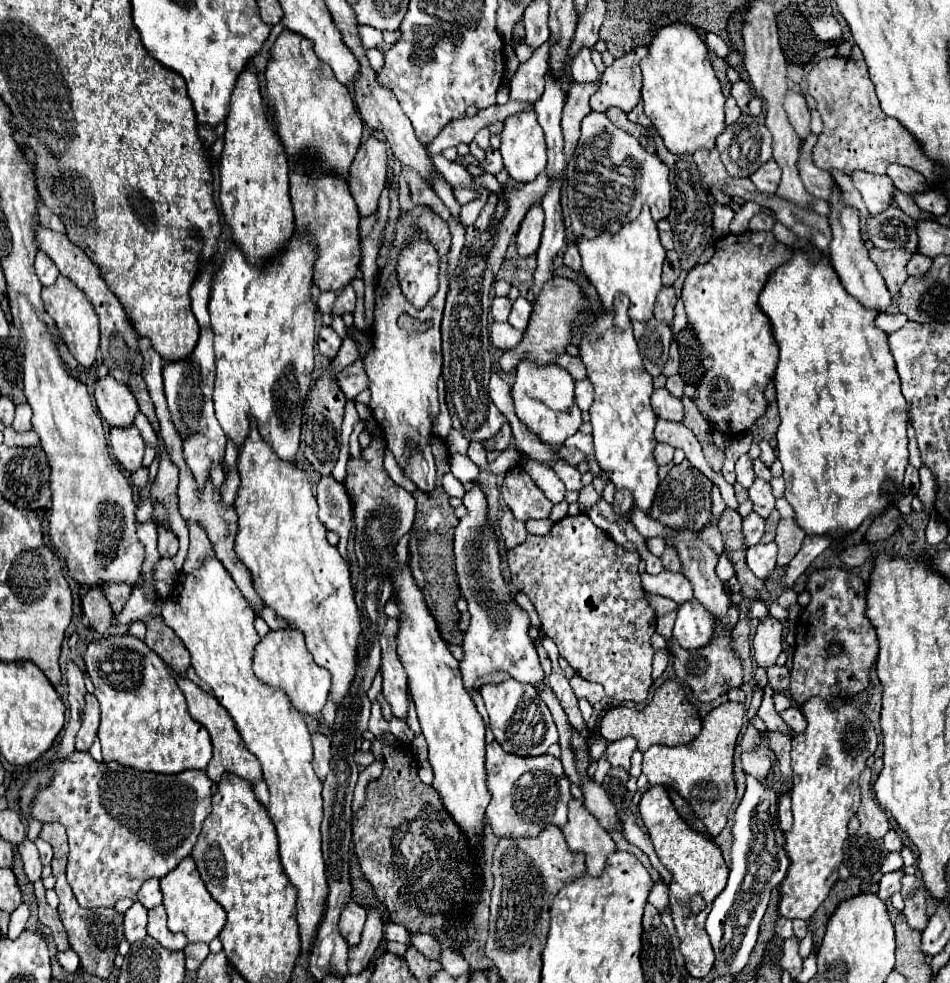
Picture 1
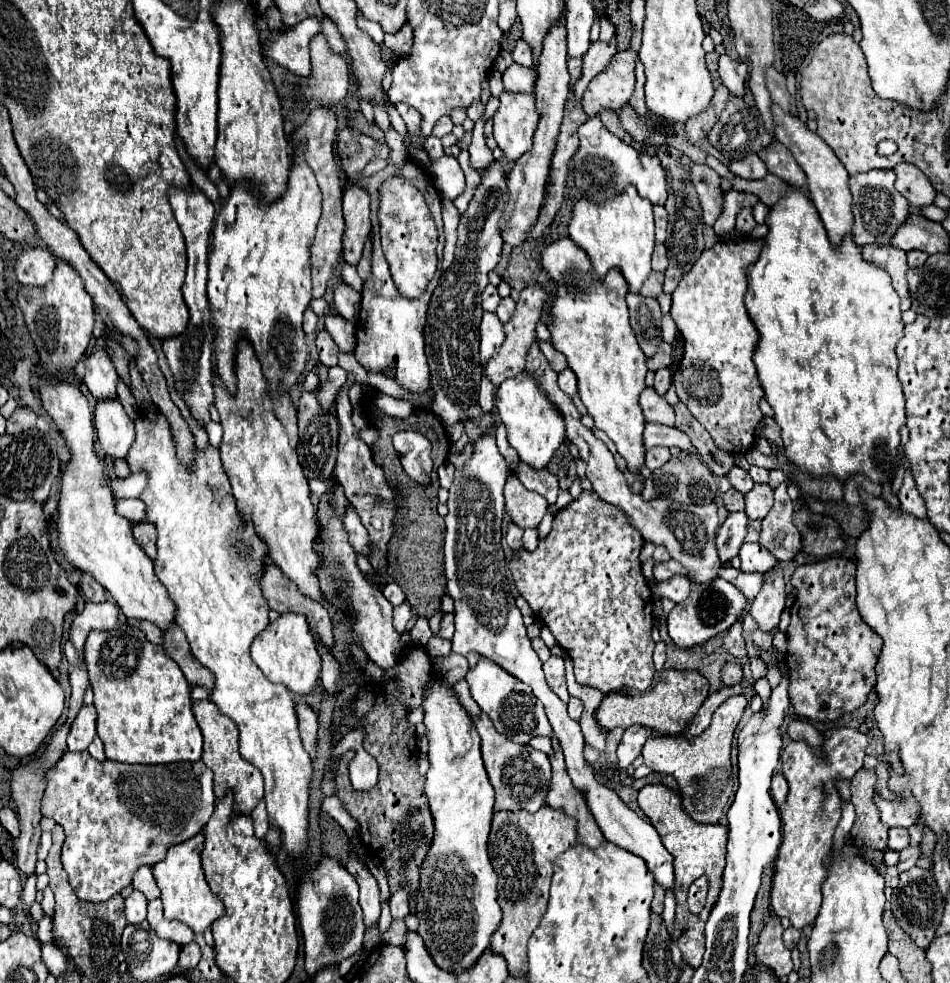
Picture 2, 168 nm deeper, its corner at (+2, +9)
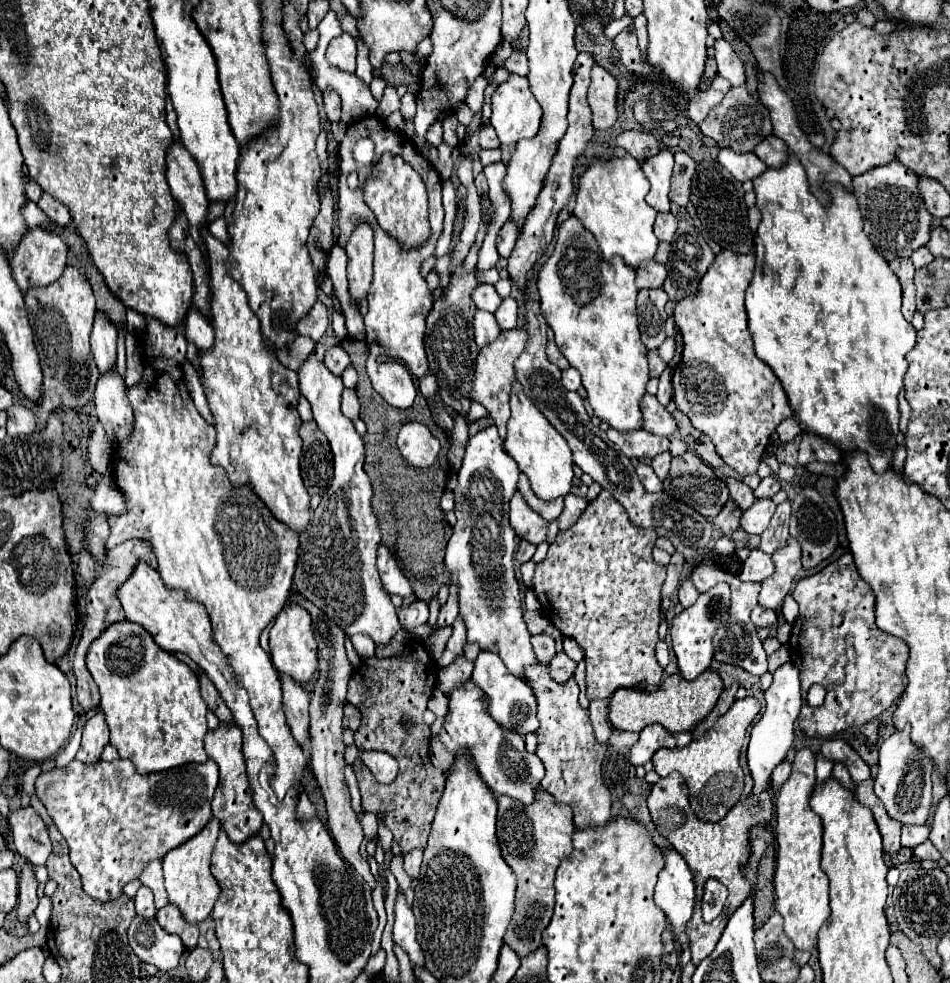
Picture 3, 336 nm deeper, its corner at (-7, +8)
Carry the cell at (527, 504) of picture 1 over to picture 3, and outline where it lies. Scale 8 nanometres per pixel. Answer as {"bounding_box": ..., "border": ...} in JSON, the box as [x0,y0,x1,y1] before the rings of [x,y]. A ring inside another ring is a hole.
{"bounding_box":[509,492,547,544],"border":[[[519,492],[509,502],[509,522],[515,534],[531,544],[541,544],[547,536],[547,522],[525,504]]]}

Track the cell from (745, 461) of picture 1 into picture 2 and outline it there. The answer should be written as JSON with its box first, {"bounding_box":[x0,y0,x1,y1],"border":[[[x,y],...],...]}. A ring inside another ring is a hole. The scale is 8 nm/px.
{"bounding_box":[728,465,754,493],"border":[[[738,465],[732,467],[732,471],[728,473],[728,479],[730,479],[732,487],[734,487],[736,491],[740,491],[740,493],[748,493],[748,491],[754,487],[752,477],[748,475],[748,471],[742,469],[742,467],[738,467]]]}

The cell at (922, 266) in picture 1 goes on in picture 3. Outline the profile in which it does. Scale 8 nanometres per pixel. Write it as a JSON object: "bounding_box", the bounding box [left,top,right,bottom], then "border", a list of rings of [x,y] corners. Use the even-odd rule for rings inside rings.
{"bounding_box":[911,248,933,268],"border":[[[919,248],[911,254],[911,260],[913,260],[915,268],[921,268],[921,266],[927,266],[929,262],[933,262],[933,254],[927,248]]]}

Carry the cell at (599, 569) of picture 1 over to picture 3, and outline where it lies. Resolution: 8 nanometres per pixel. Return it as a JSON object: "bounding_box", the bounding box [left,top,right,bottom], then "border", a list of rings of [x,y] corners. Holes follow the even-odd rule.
{"bounding_box":[533,492,667,700],"border":[[[601,492],[569,530],[557,534],[547,558],[535,568],[533,590],[541,602],[541,612],[563,636],[573,638],[585,650],[589,700],[611,698],[619,688],[659,686],[661,682],[663,668],[655,658],[655,644],[659,640],[657,628],[661,622],[661,586],[667,570],[651,558],[655,540],[657,534],[651,528],[631,524],[629,516],[625,516],[625,508],[621,508],[609,492]]]}

